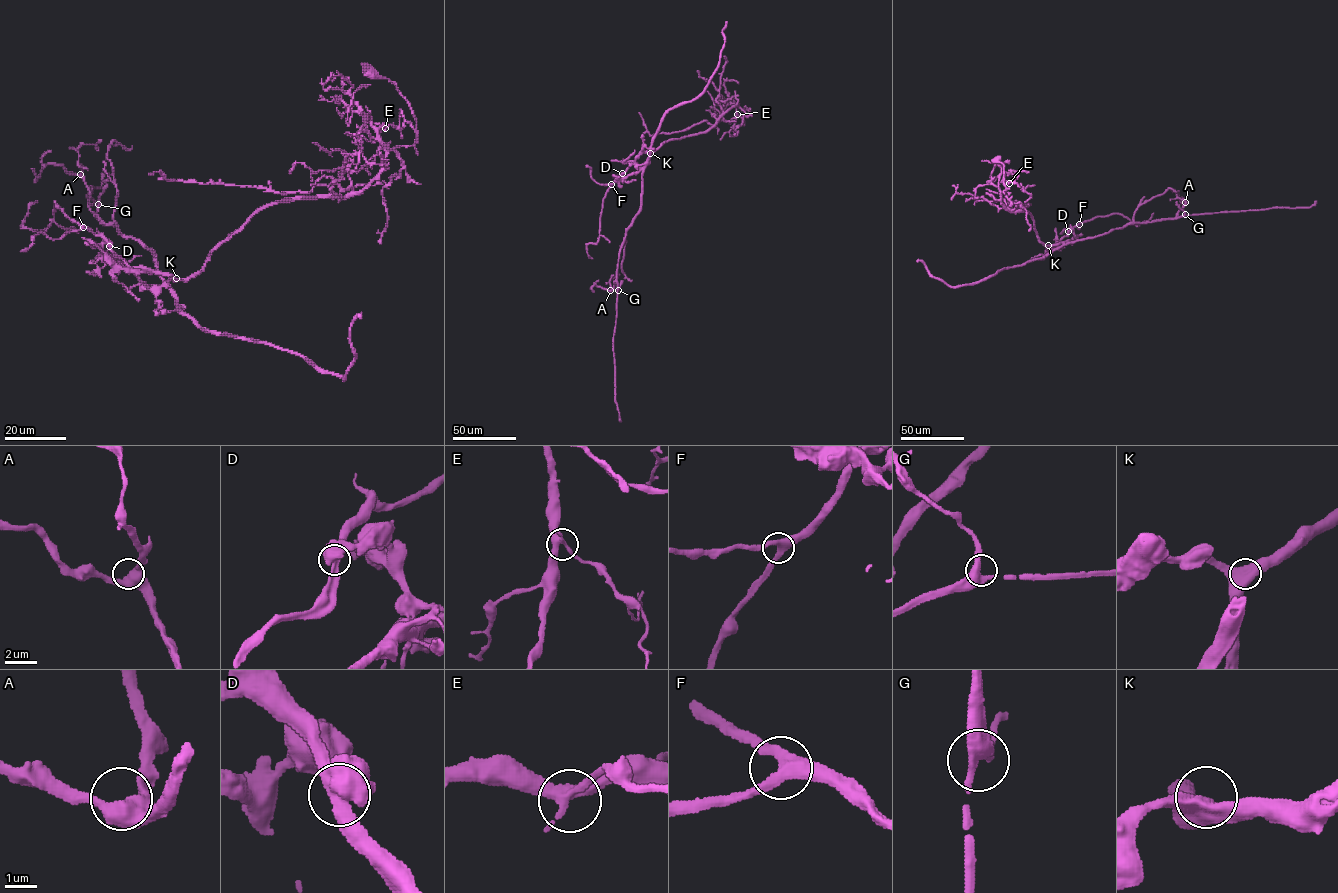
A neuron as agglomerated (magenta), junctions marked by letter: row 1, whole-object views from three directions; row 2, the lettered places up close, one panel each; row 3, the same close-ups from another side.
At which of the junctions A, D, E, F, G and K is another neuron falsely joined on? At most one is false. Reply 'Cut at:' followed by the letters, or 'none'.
Cut at: D

